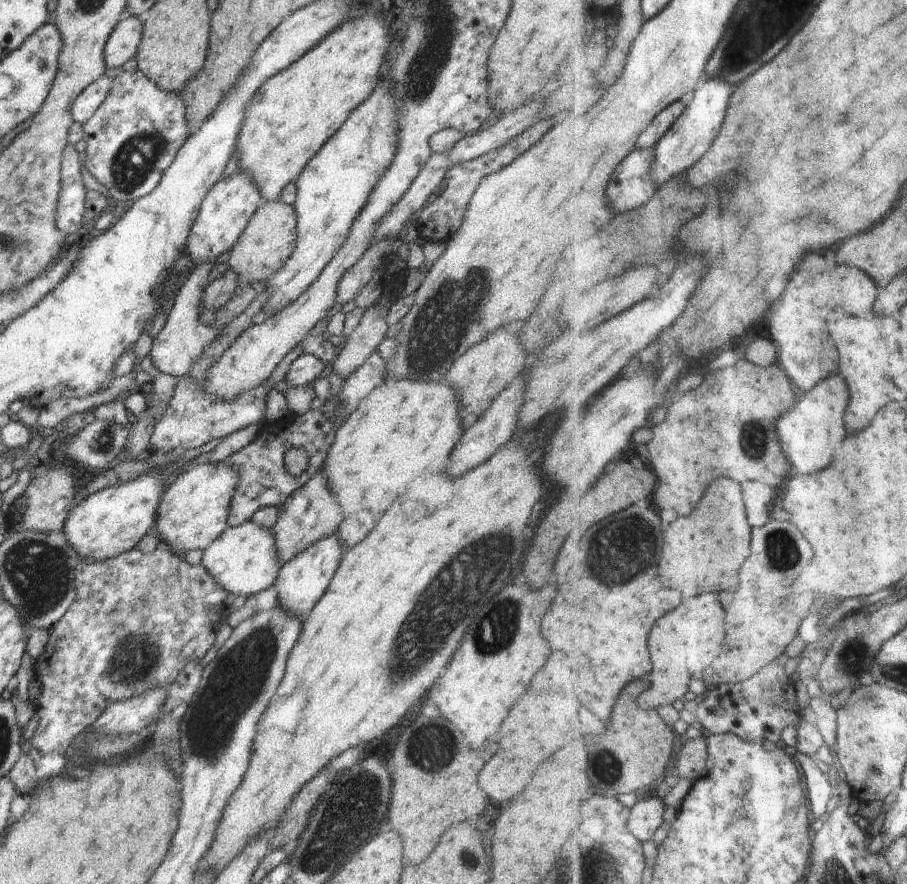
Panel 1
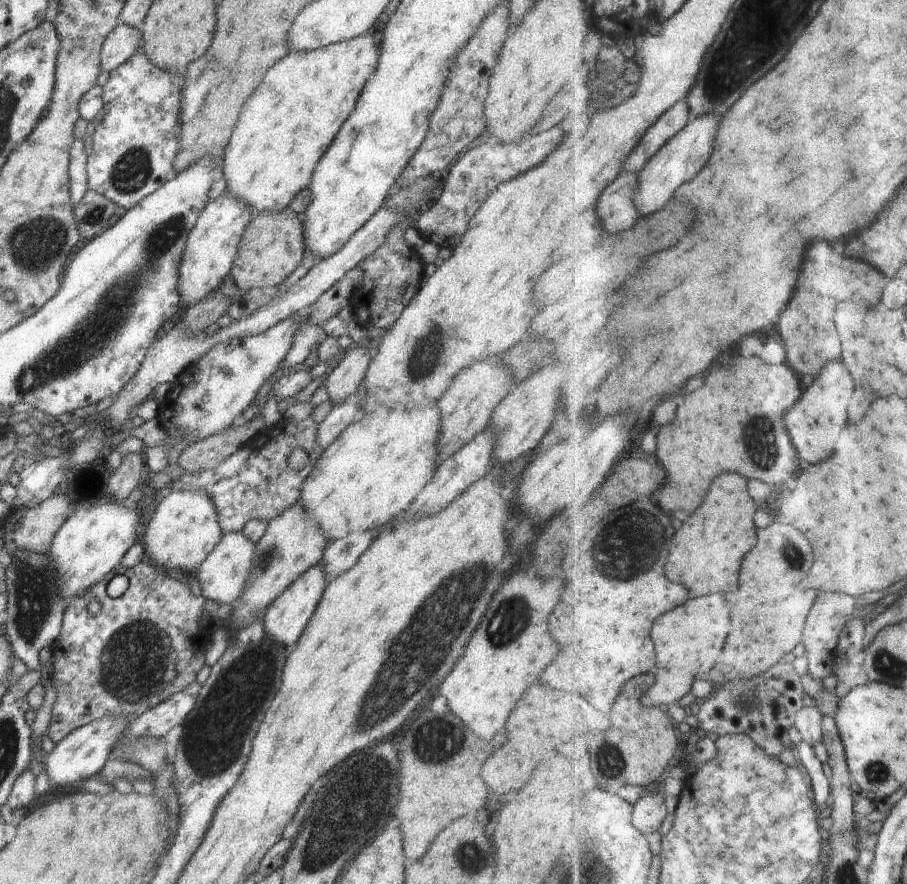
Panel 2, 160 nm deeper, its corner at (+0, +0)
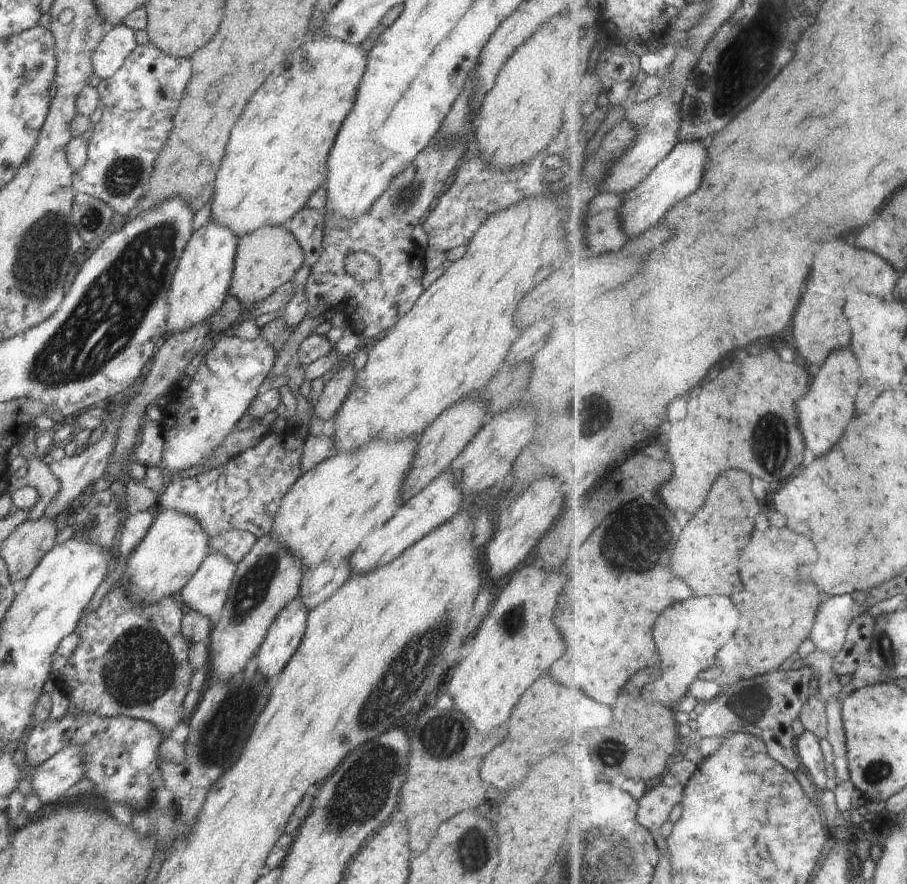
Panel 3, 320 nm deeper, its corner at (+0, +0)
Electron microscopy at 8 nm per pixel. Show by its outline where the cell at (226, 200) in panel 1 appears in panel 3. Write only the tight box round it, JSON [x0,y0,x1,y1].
[165,218,238,333]

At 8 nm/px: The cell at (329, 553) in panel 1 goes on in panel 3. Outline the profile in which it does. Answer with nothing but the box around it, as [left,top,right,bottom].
[255,596,308,680]

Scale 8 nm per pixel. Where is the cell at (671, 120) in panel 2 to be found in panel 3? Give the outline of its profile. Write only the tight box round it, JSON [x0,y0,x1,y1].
[602,82,687,195]

